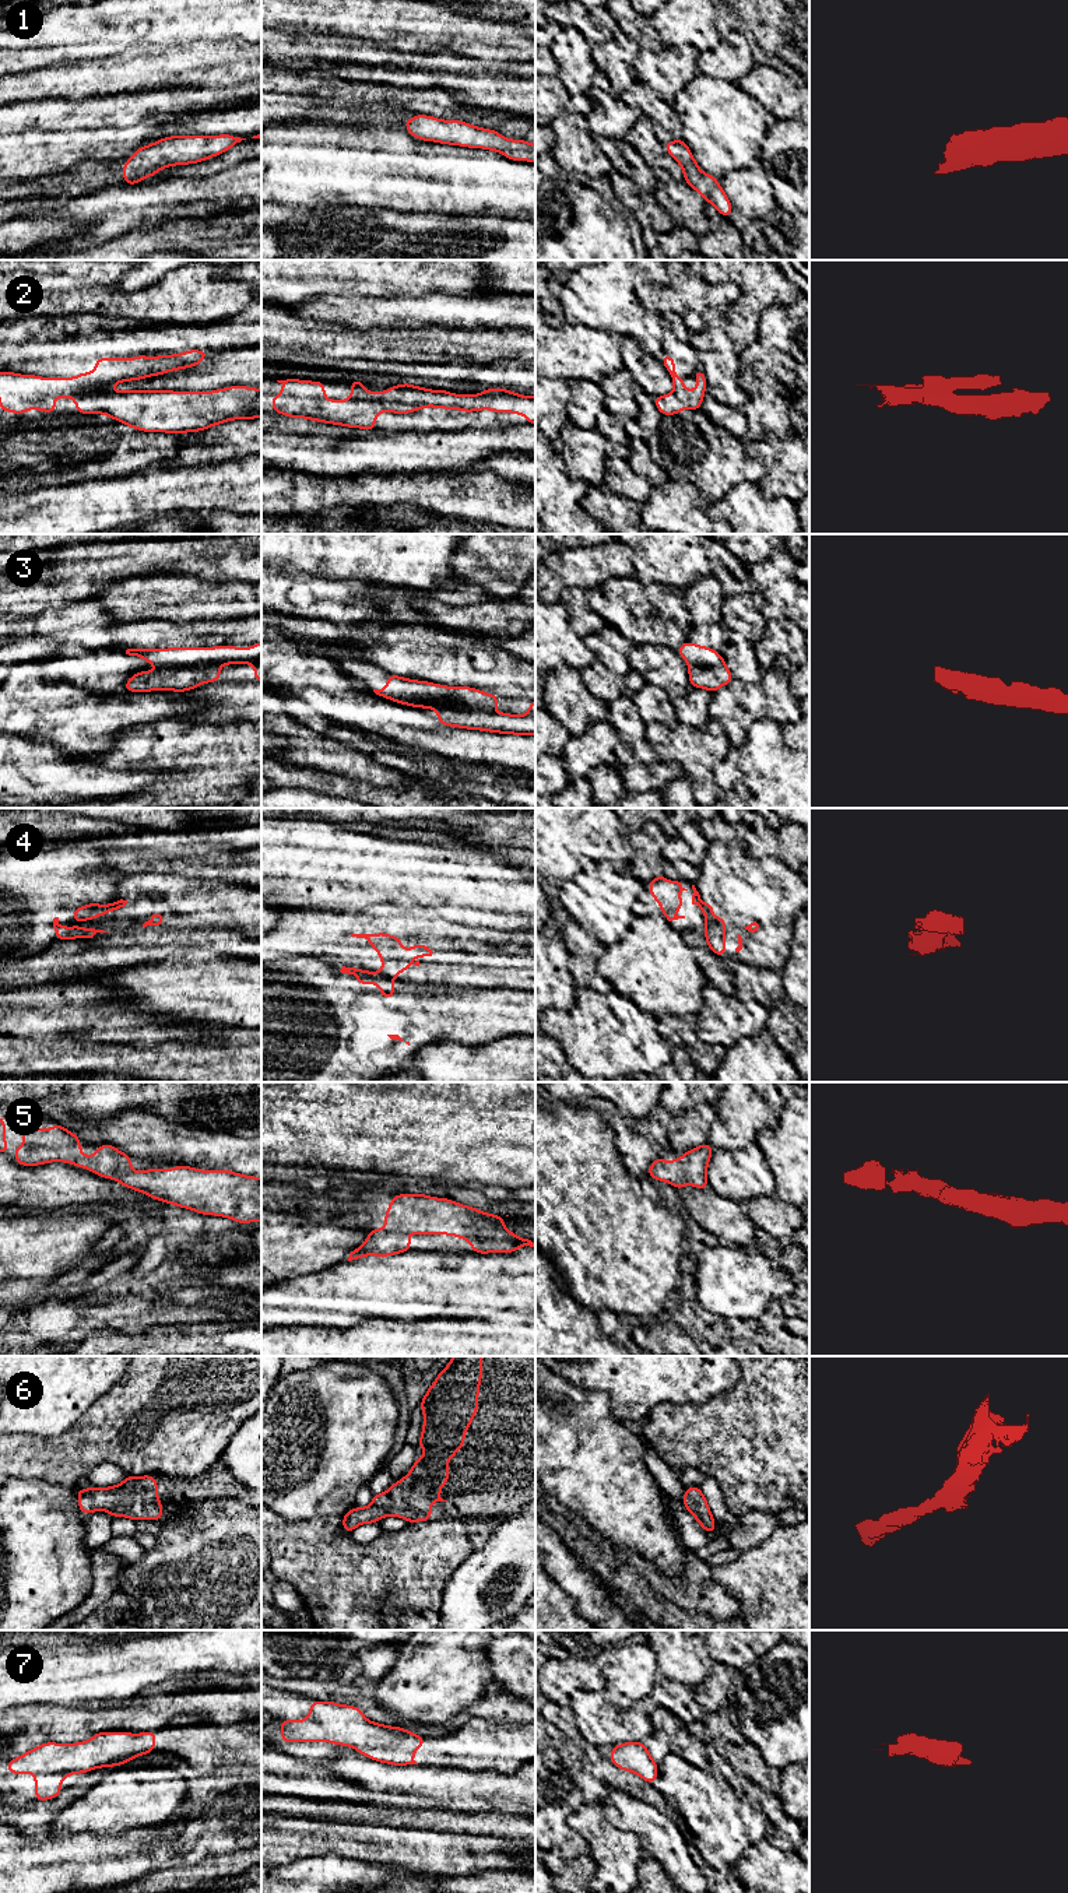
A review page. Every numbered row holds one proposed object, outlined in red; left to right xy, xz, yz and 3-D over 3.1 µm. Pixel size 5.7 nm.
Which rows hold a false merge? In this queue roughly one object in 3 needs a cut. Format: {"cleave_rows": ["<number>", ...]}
{"cleave_rows": ["4"]}

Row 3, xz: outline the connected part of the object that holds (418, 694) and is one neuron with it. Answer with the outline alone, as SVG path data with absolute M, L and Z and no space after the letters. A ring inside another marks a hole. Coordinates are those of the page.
M389 674L384 689L373 692L412 707L435 709L442 726L500 734L535 735L535 700L524 716L495 712L499 696L470 686L445 686Z

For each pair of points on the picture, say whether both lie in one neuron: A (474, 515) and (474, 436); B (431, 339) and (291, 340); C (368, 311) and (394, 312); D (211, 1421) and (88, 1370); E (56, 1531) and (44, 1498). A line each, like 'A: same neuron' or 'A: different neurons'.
A: different neurons
B: same neuron
C: same neuron
D: different neurons
E: same neuron

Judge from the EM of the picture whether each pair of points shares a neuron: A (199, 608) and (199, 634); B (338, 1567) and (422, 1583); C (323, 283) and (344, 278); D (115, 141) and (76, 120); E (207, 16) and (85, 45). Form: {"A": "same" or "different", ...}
{"A": "different", "B": "same", "C": "same", "D": "same", "E": "same"}

